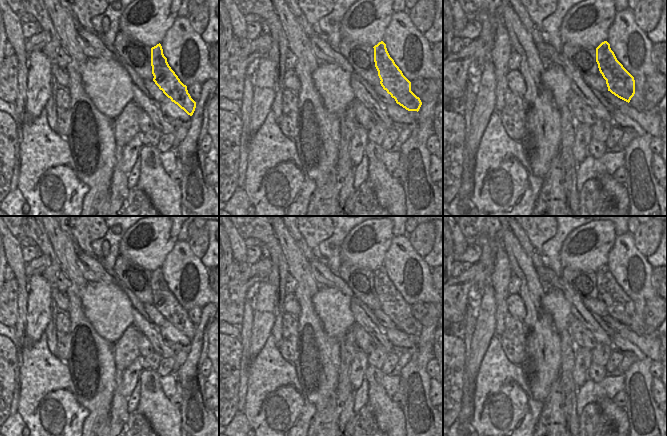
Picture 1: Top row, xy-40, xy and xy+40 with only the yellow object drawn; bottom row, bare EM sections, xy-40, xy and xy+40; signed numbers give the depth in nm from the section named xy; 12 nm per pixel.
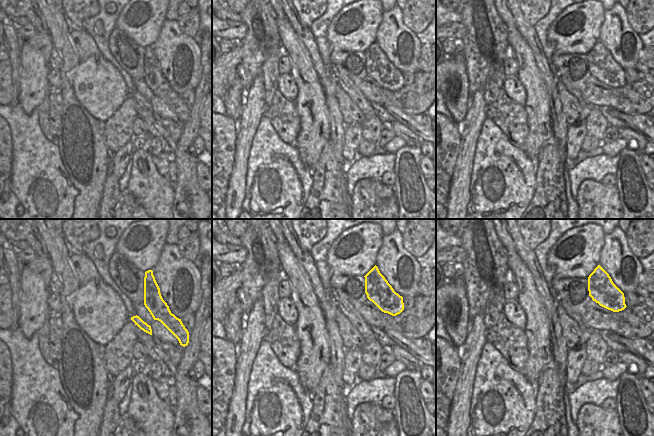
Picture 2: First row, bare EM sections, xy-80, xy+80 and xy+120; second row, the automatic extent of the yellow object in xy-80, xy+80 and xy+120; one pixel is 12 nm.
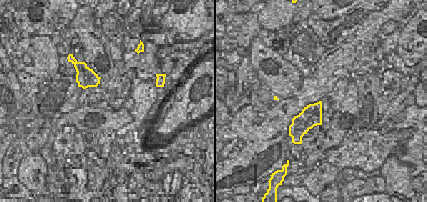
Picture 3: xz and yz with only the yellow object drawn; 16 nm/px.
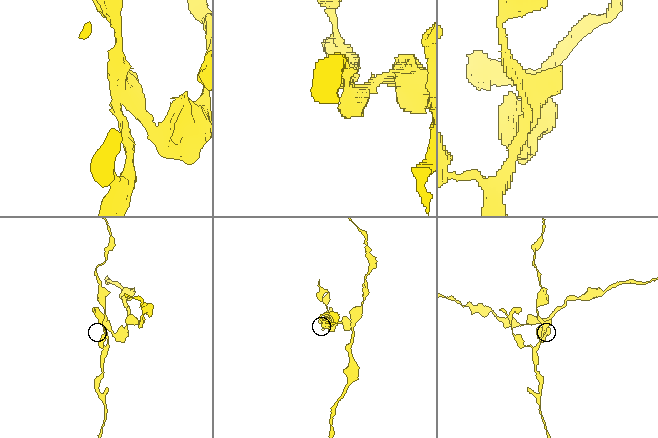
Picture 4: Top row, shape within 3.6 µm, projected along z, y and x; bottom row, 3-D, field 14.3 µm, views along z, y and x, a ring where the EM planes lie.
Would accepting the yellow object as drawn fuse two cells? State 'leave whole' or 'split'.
split

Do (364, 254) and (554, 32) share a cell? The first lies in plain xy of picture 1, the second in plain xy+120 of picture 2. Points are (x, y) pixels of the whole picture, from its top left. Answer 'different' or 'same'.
same

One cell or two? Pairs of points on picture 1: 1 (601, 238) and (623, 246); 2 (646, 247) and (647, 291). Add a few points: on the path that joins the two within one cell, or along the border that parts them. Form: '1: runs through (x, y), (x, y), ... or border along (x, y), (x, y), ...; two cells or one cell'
1: border along (617, 236), (608, 254), (606, 264); two cells
2: border along (633, 236), (635, 247), (645, 257); two cells

